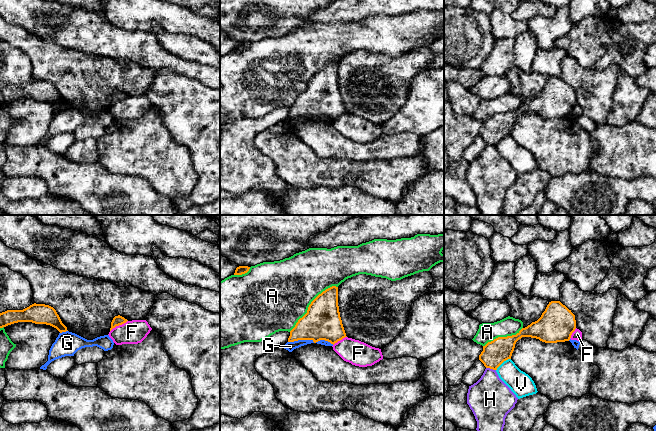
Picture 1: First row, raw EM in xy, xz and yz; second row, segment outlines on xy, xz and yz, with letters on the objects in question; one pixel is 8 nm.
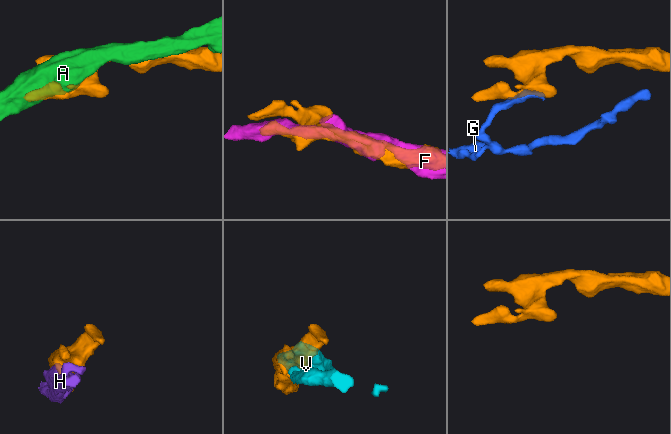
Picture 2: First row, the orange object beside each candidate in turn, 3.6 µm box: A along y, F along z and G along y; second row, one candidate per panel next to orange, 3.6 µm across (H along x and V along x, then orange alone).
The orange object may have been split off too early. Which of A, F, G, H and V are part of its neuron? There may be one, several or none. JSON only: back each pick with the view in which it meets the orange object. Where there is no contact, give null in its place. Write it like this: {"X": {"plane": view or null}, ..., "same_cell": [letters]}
{"same_cell": []}

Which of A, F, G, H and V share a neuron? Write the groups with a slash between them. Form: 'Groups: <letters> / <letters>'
Groups: A / F / G / H / V

